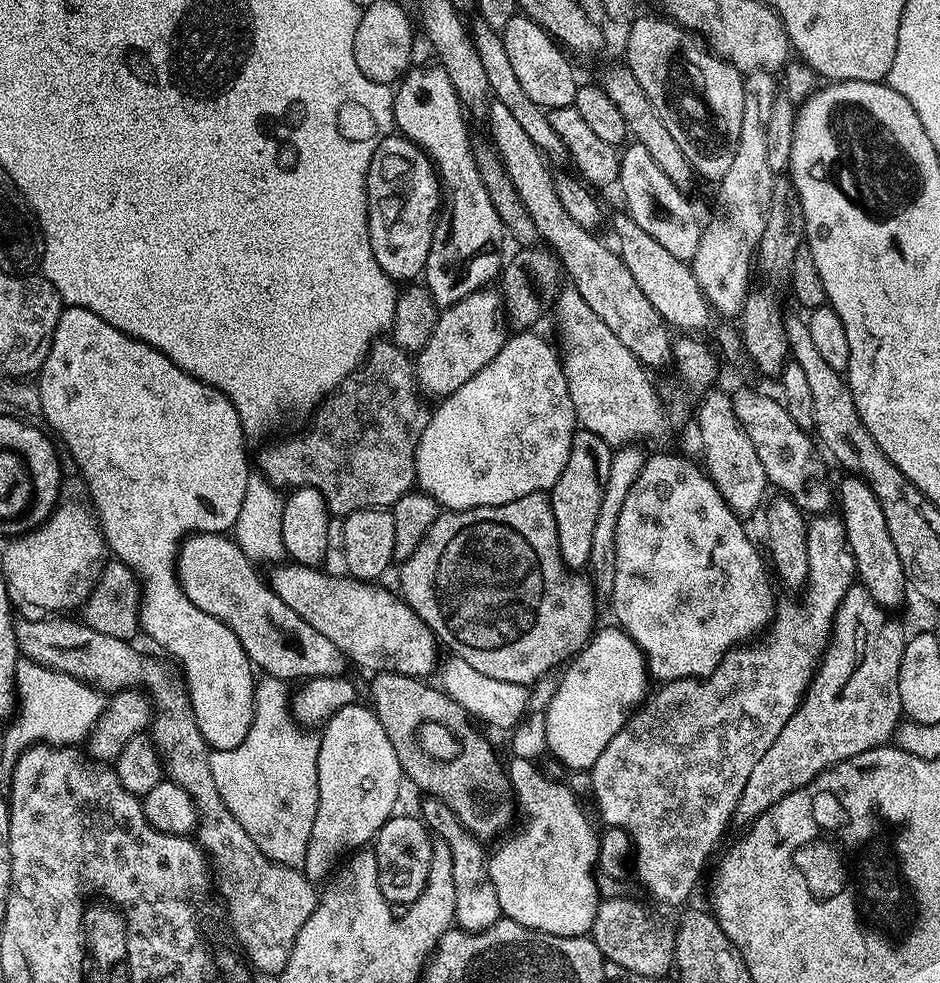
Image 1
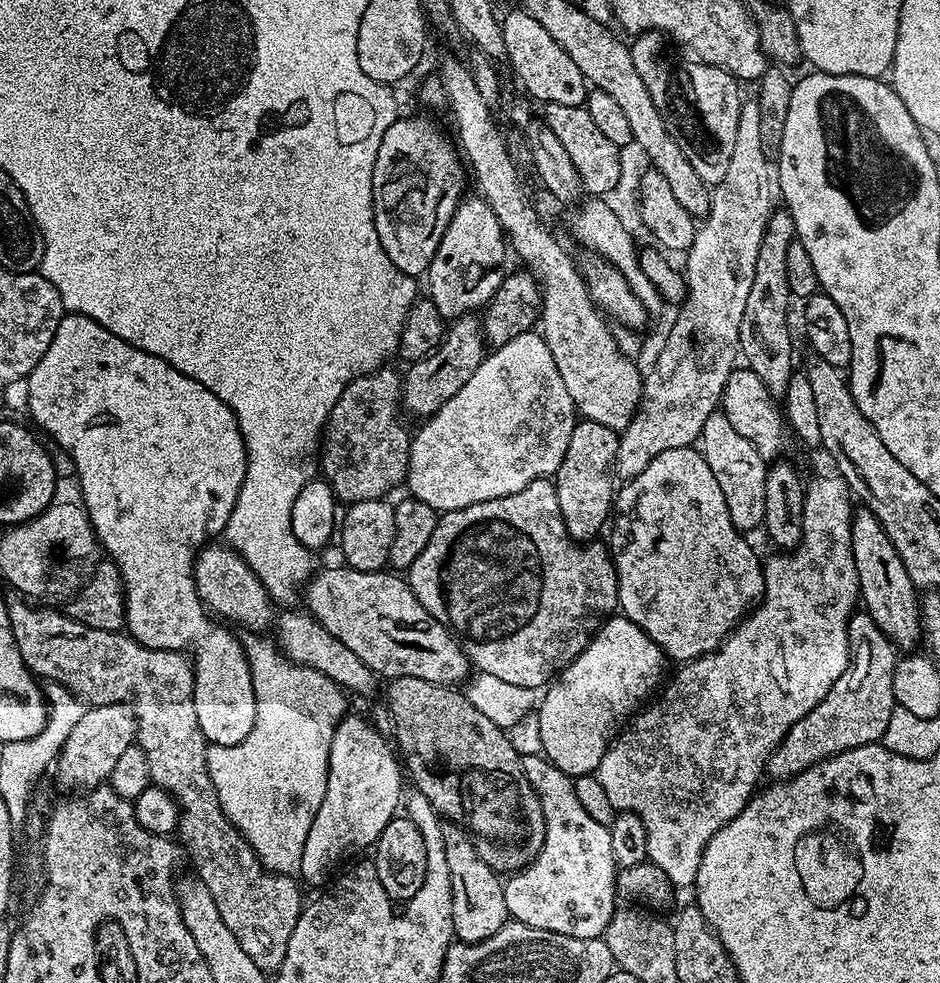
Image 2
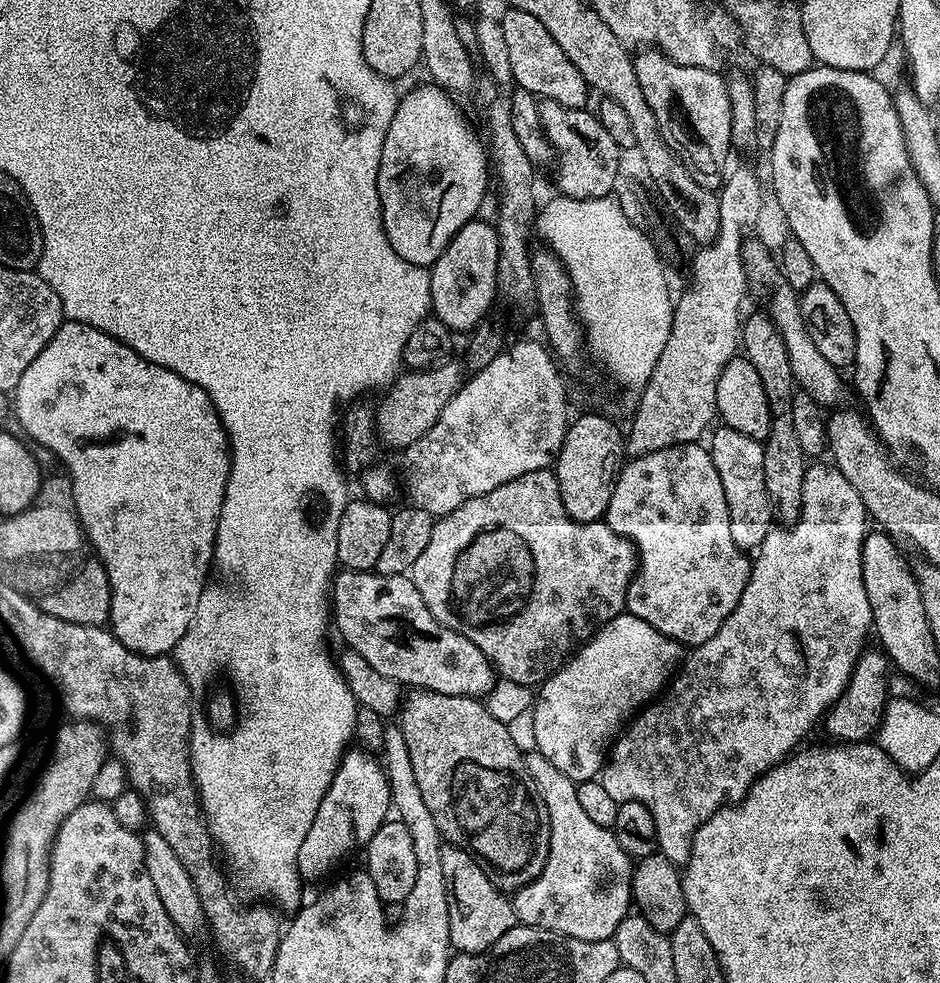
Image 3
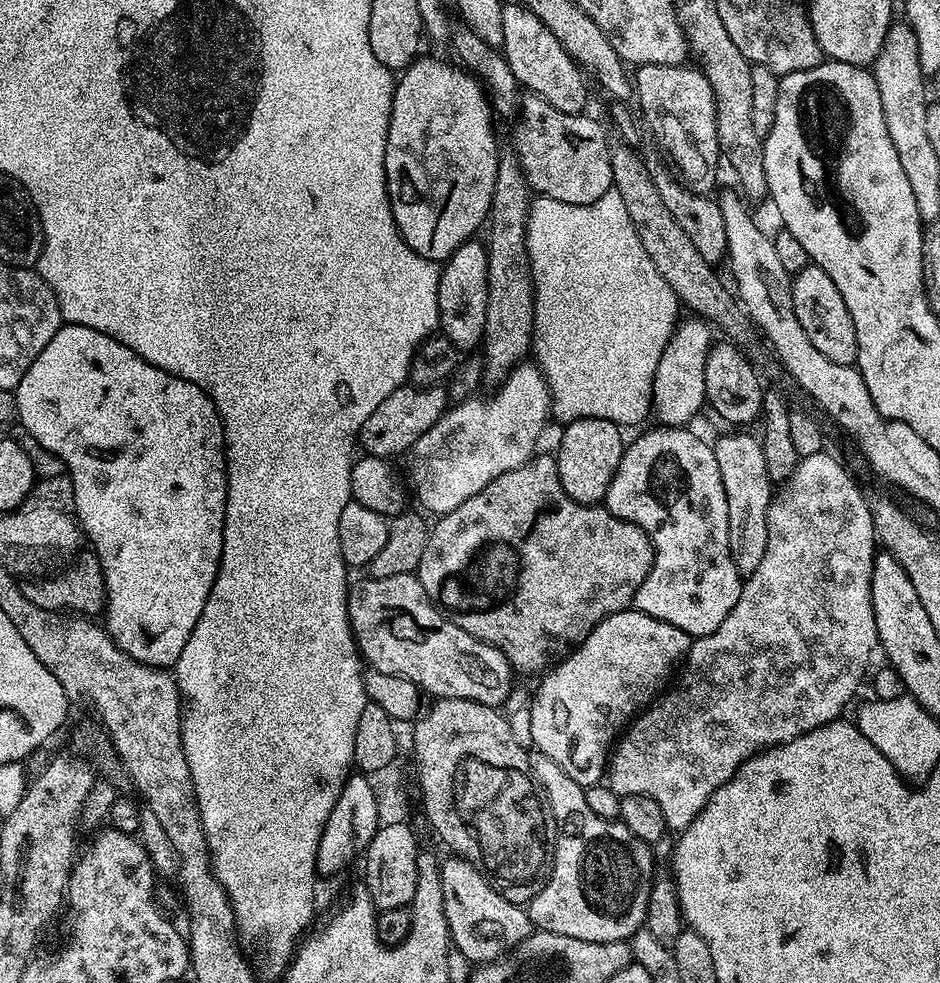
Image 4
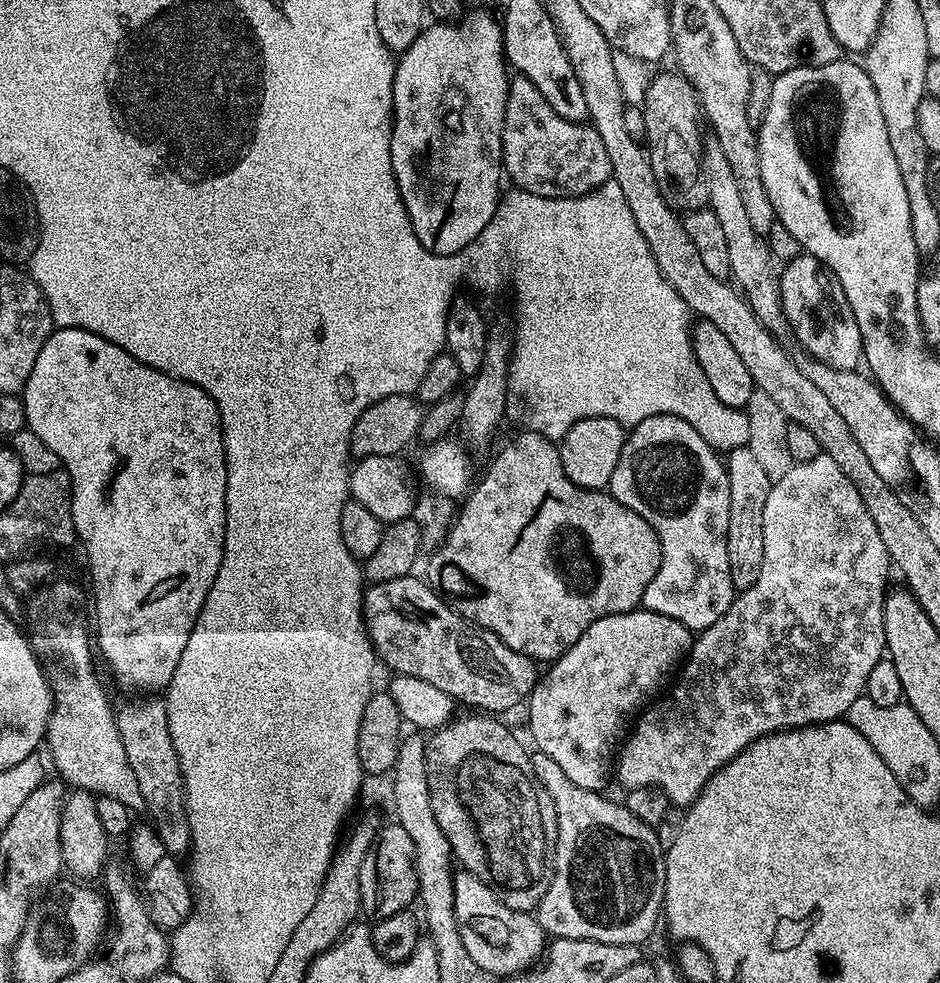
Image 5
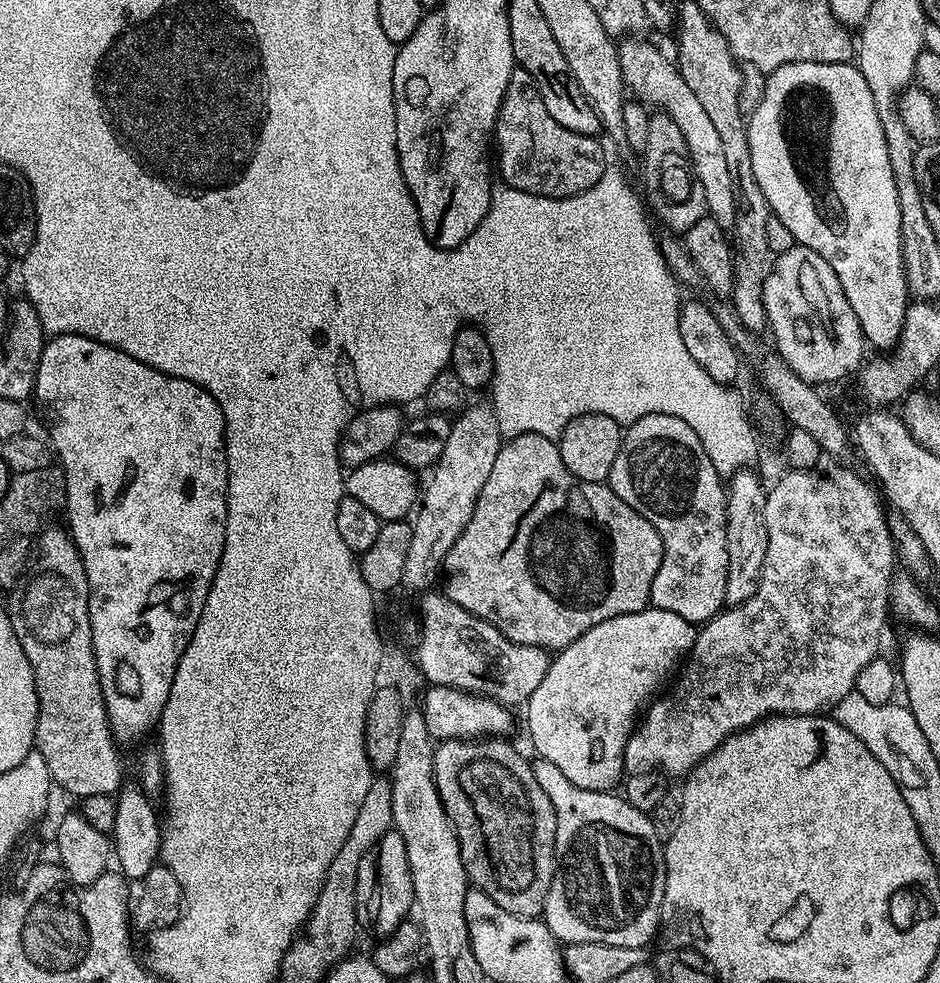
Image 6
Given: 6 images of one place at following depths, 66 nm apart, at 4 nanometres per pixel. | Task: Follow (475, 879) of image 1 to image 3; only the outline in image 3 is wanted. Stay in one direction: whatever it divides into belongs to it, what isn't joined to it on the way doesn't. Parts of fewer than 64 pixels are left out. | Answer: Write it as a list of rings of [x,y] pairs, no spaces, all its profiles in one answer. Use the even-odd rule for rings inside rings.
[[[455,846],[441,847],[442,878],[446,878],[446,898],[450,918],[452,948],[461,952],[487,952],[502,934],[515,928],[518,921],[512,901],[486,878],[486,870],[467,852]]]

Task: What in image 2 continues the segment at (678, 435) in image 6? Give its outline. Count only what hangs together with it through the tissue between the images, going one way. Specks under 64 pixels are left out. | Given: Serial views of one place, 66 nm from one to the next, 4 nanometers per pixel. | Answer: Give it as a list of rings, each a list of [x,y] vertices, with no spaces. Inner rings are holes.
[[[695,447],[666,450],[658,454],[642,474],[621,483],[614,496],[610,532],[611,528],[610,551],[618,578],[619,611],[637,624],[638,606],[642,606],[650,624],[656,618],[656,608],[662,610],[662,616],[668,618],[664,628],[668,638],[662,649],[669,661],[696,660],[715,650],[764,595],[762,560],[756,557],[755,550],[740,537],[743,535],[730,522],[730,510],[726,510],[722,486],[718,486],[714,470],[710,470],[706,458]],[[646,586],[654,586],[654,590],[646,590]],[[648,592],[652,592],[652,600],[648,600]]]

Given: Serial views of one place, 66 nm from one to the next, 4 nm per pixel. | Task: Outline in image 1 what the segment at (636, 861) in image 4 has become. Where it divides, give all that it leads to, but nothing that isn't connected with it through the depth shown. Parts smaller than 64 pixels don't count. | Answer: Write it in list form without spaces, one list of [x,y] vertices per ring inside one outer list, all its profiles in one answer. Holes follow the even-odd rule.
[[[516,754],[516,757],[512,761],[507,761],[506,771],[508,773],[508,783],[512,785],[512,795],[515,803],[518,805],[518,812],[524,815],[524,821],[520,824],[520,829],[513,834],[509,840],[501,839],[496,849],[491,849],[490,855],[488,856],[488,873],[490,874],[490,882],[494,882],[494,894],[498,894],[498,906],[500,907],[501,913],[507,919],[518,922],[522,926],[526,926],[530,930],[538,930],[539,932],[545,932],[546,934],[554,934],[555,936],[587,936],[591,933],[592,923],[596,917],[596,911],[600,905],[601,896],[599,891],[596,889],[596,871],[598,865],[596,859],[598,858],[598,846],[600,845],[600,838],[597,829],[592,829],[592,824],[588,821],[586,813],[580,809],[580,800],[567,788],[559,779],[553,778],[548,775],[543,767],[539,764],[531,764],[527,760],[527,755]]]

